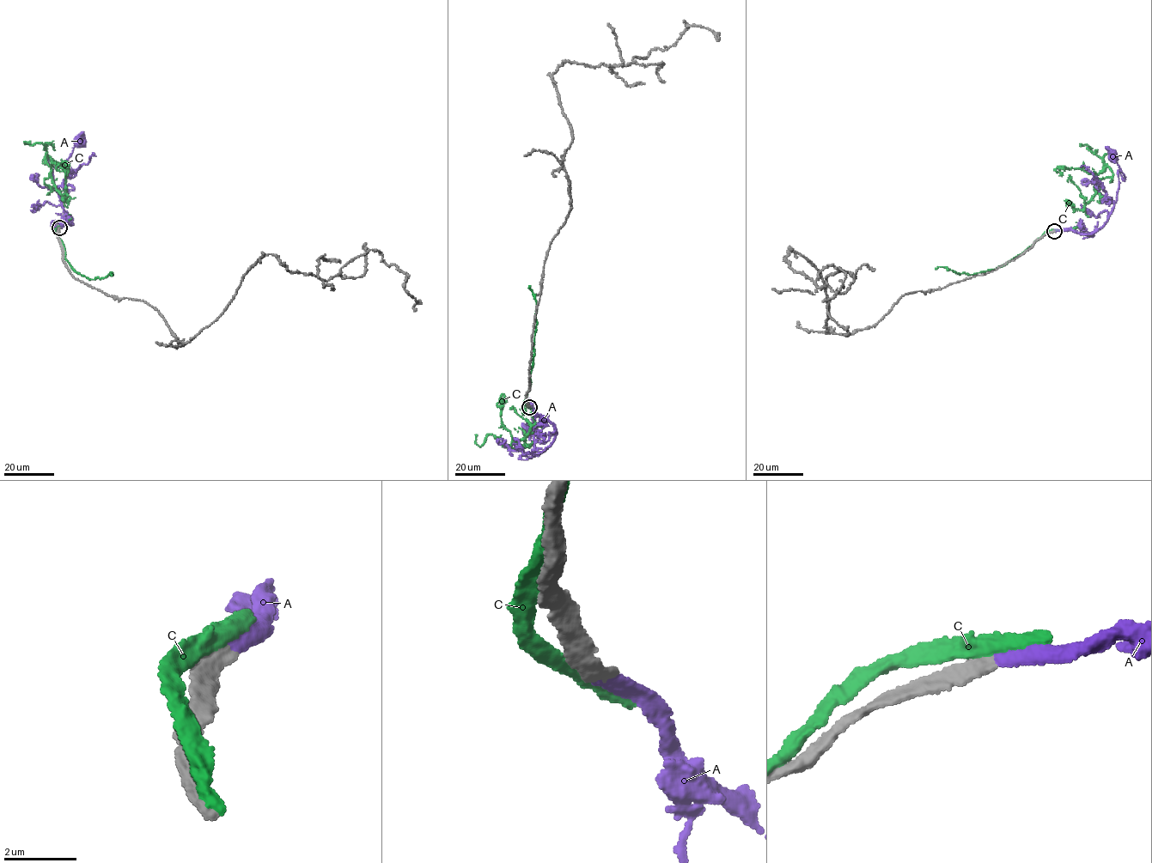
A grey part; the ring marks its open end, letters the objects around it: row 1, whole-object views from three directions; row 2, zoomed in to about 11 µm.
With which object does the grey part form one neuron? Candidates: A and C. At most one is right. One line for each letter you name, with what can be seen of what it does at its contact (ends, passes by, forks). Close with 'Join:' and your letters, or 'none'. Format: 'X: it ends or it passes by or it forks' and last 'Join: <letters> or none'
A: it ends
Join: A

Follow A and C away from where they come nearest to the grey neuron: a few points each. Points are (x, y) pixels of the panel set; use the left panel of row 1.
A: (59, 227), (67, 222), (70, 224), (70, 218), (55, 188), (51, 161), (48, 161), (58, 166), (79, 141)
C: (58, 227), (70, 218), (64, 199), (51, 176), (44, 144), (26, 144), (25, 142), (30, 141)

